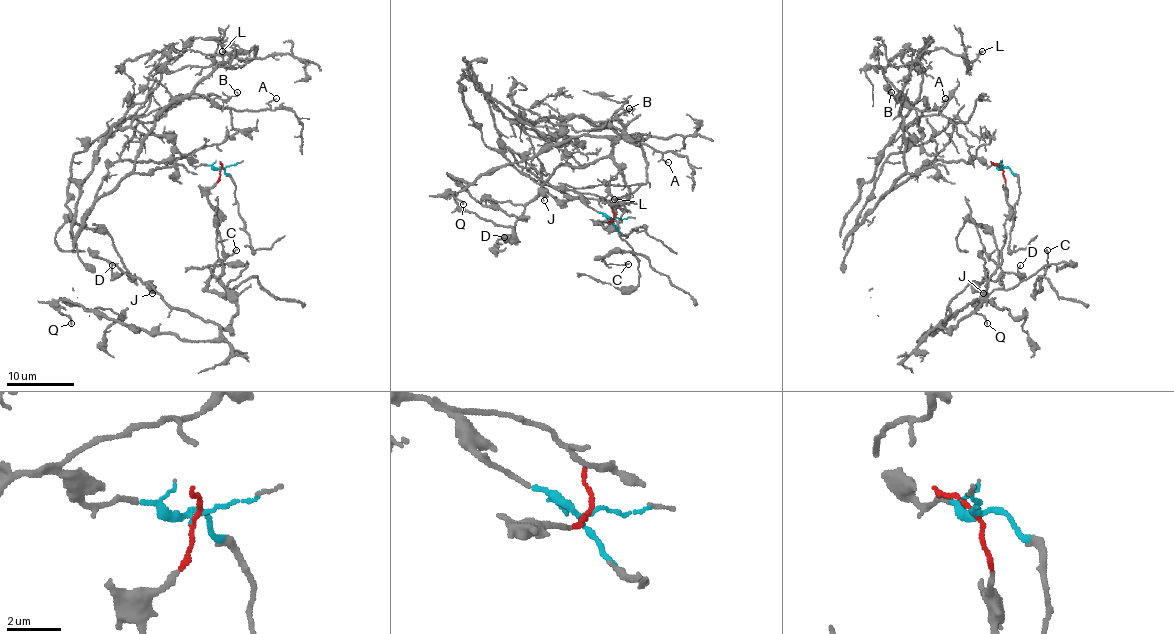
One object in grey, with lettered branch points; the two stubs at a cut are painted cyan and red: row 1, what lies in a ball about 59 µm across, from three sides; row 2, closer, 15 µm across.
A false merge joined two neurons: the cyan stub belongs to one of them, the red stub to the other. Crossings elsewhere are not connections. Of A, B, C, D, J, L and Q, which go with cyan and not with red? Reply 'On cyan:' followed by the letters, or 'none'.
On cyan: A, B, L

